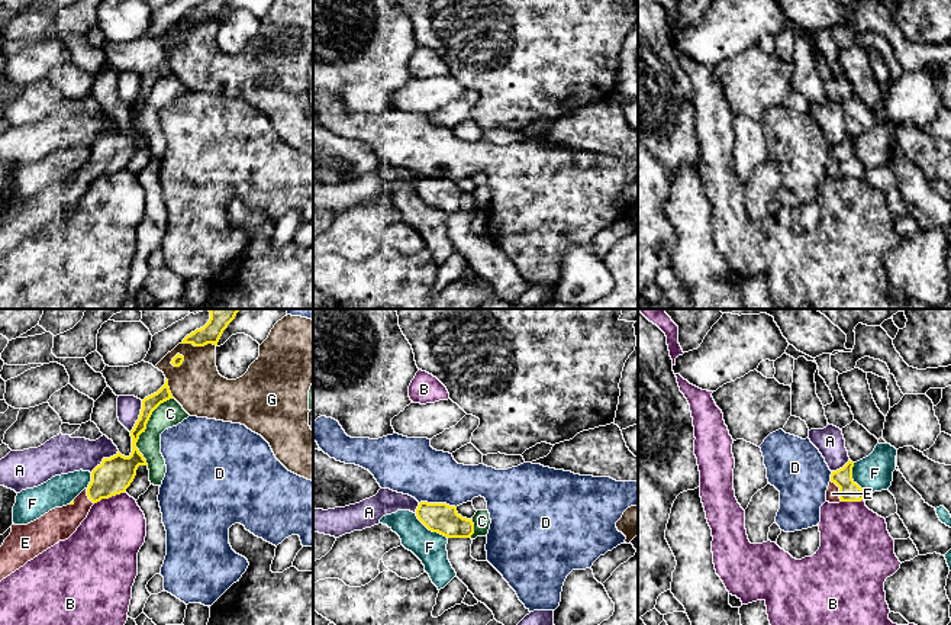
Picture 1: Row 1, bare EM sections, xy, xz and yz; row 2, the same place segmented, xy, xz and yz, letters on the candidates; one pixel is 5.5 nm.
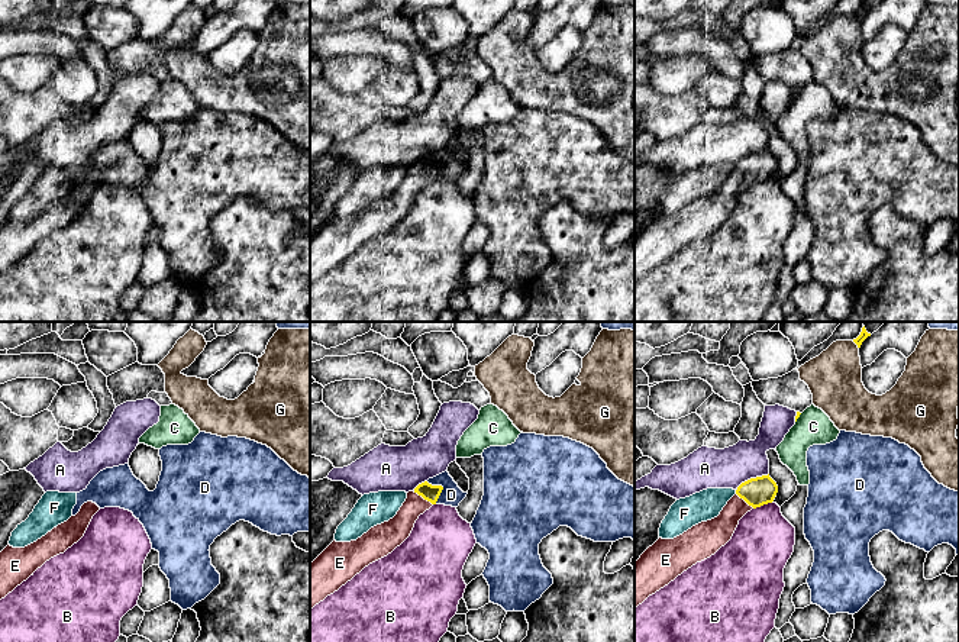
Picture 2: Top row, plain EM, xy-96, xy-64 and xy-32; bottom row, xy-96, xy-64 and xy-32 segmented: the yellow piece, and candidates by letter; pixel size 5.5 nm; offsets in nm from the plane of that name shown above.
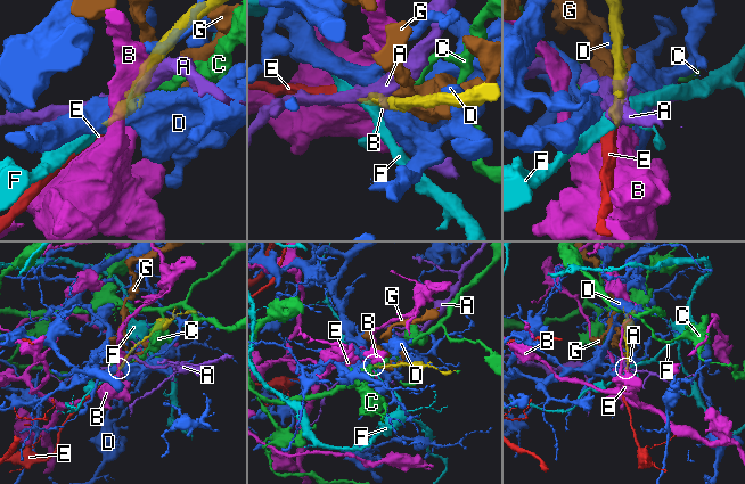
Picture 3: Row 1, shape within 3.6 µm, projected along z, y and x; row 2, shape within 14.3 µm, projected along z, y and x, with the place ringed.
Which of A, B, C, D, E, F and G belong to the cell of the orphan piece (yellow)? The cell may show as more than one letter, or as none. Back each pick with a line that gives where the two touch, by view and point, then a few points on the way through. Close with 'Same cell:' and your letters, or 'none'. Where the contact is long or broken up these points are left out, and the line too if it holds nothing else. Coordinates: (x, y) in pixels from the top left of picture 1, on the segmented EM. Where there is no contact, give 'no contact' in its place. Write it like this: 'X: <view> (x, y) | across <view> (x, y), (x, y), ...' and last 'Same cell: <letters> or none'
E: yz (840, 490) | across yz (848, 490), (840, 490), (832, 493)
Same cell: E

